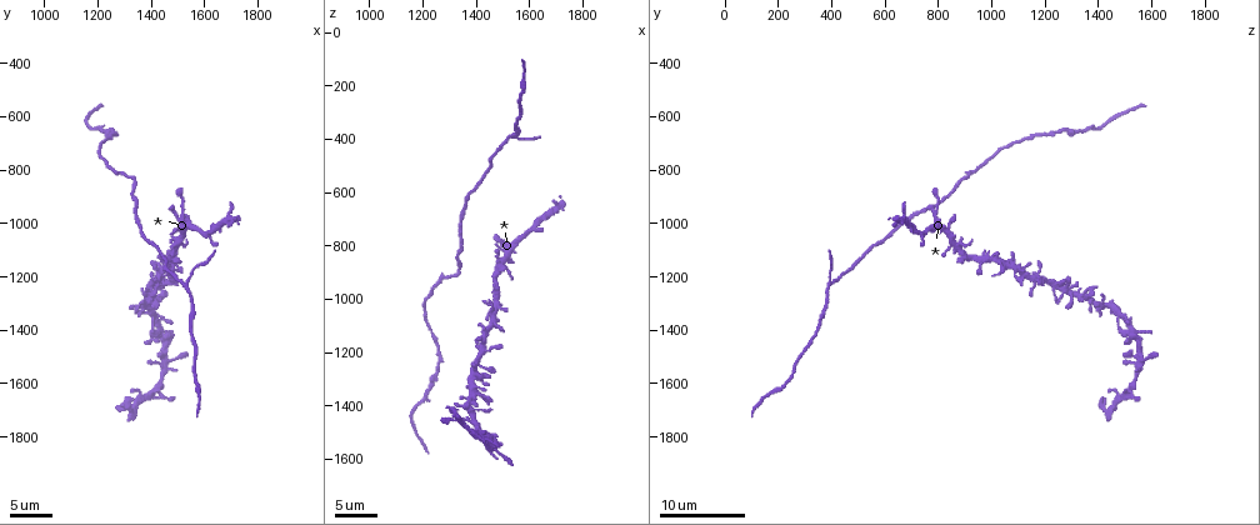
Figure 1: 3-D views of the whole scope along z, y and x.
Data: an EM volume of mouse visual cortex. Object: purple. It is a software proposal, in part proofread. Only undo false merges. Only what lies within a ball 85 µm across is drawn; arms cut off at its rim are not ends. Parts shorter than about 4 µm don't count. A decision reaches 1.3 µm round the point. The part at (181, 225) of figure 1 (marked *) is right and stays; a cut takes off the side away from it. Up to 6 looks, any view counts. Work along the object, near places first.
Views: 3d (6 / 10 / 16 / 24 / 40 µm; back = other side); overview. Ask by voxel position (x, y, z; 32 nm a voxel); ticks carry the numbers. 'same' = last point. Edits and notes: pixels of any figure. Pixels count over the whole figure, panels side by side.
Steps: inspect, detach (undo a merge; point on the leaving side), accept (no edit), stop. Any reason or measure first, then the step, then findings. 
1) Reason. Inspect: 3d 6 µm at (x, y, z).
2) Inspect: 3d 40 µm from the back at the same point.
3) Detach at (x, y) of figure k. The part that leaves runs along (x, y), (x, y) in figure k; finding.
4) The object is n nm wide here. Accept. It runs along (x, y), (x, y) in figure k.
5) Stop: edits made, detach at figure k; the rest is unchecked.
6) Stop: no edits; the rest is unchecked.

A narrow waist. Inspect: 3d 10 µm at (1470, 1130, 930).

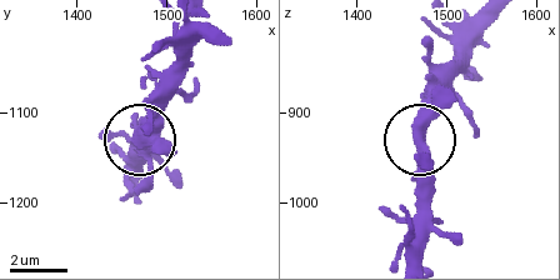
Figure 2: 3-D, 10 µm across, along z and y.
Accept. Continuous, no second cell.

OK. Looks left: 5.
Four arms meet. Inspect: 3d 6 µm at (1340, 1690, 1450).

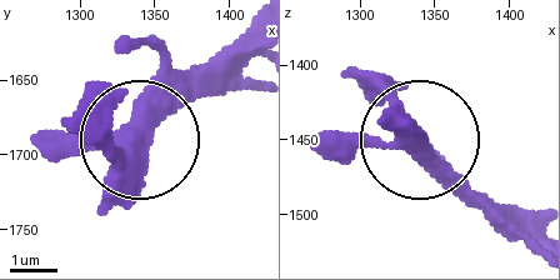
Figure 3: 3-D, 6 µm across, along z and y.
Inspect: 3d 6 µm from the back at the same point.

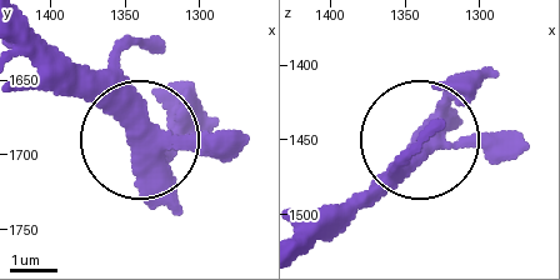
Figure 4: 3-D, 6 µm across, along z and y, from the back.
Accept. It runs along (35, 26), (166, 154), (210, 125) in figure 4; continuous, no second cell.

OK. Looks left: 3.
Three-way junction. Inspect: 3d 16 µm at (1520, 1220, 400).

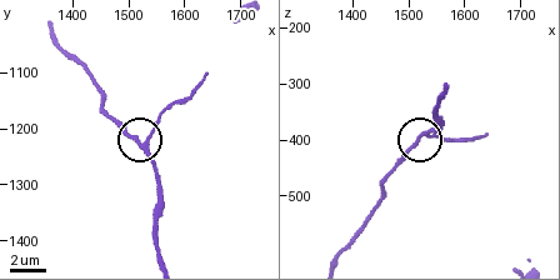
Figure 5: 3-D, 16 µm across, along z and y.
Inspect: 3d 6 µm at (1525, 1230, 395).

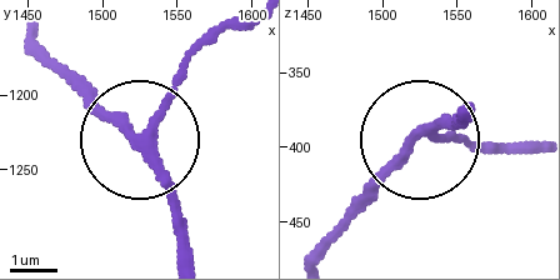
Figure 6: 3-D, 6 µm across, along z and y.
The object is 200 nm wide here. Accept. One cell here.

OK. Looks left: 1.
Stop: no edits; the rest is unchecked.

